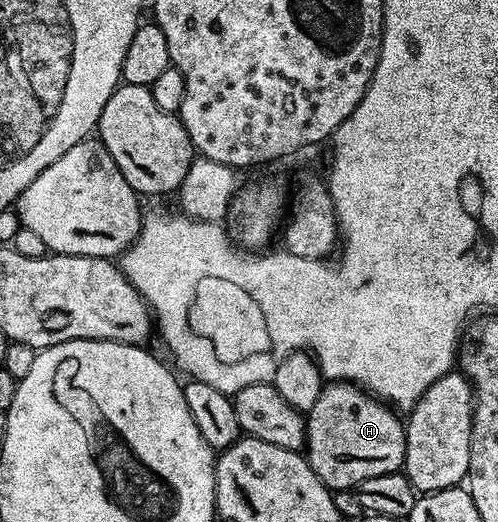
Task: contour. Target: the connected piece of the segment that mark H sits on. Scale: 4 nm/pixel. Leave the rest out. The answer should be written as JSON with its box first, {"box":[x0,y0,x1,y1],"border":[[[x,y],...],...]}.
{"box":[306,381,405,491],"border":[[[337,381],[335,383],[325,384],[323,391],[318,395],[318,403],[314,403],[314,407],[306,415],[306,456],[310,467],[314,471],[314,475],[318,475],[318,479],[322,479],[322,483],[327,489],[333,491],[339,490],[355,490],[357,485],[362,484],[366,479],[374,479],[374,475],[386,475],[387,473],[401,472],[404,464],[404,431],[405,422],[395,417],[397,414],[379,397],[372,396],[367,389],[351,384],[347,381]]]}

